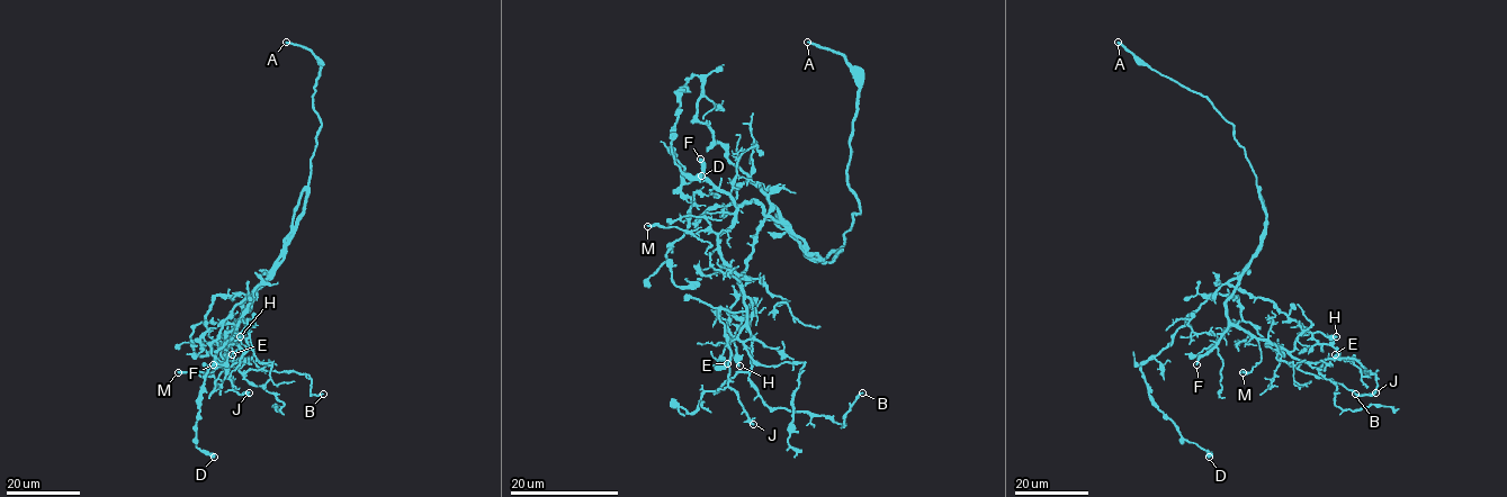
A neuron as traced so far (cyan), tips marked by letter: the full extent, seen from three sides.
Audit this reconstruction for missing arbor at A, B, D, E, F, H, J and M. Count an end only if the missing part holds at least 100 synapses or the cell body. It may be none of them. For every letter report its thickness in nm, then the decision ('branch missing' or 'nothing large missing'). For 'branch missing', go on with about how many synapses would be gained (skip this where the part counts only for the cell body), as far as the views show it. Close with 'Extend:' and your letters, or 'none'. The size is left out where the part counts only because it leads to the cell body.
A: 240 nm | branch missing
B: 170 nm | nothing large missing
D: 650 nm | nothing large missing
E: 500 nm | nothing large missing
F: 240 nm | branch missing | 180 syn
H: 300 nm | nothing large missing
J: 240 nm | nothing large missing
M: 320 nm | nothing large missing
Extend: A, F

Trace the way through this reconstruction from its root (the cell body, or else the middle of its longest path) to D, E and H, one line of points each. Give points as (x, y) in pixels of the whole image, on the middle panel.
D: (789, 233), (778, 208), (697, 119), (701, 80), (694, 74), (682, 87), (672, 154), (682, 172), (701, 175)
E: (789, 233), (767, 217), (752, 244), (746, 281), (729, 309), (727, 332), (733, 339), (719, 367), (727, 363)
H: (789, 233), (779, 220), (767, 217), (752, 244), (746, 281), (729, 309), (728, 333), (739, 366)

